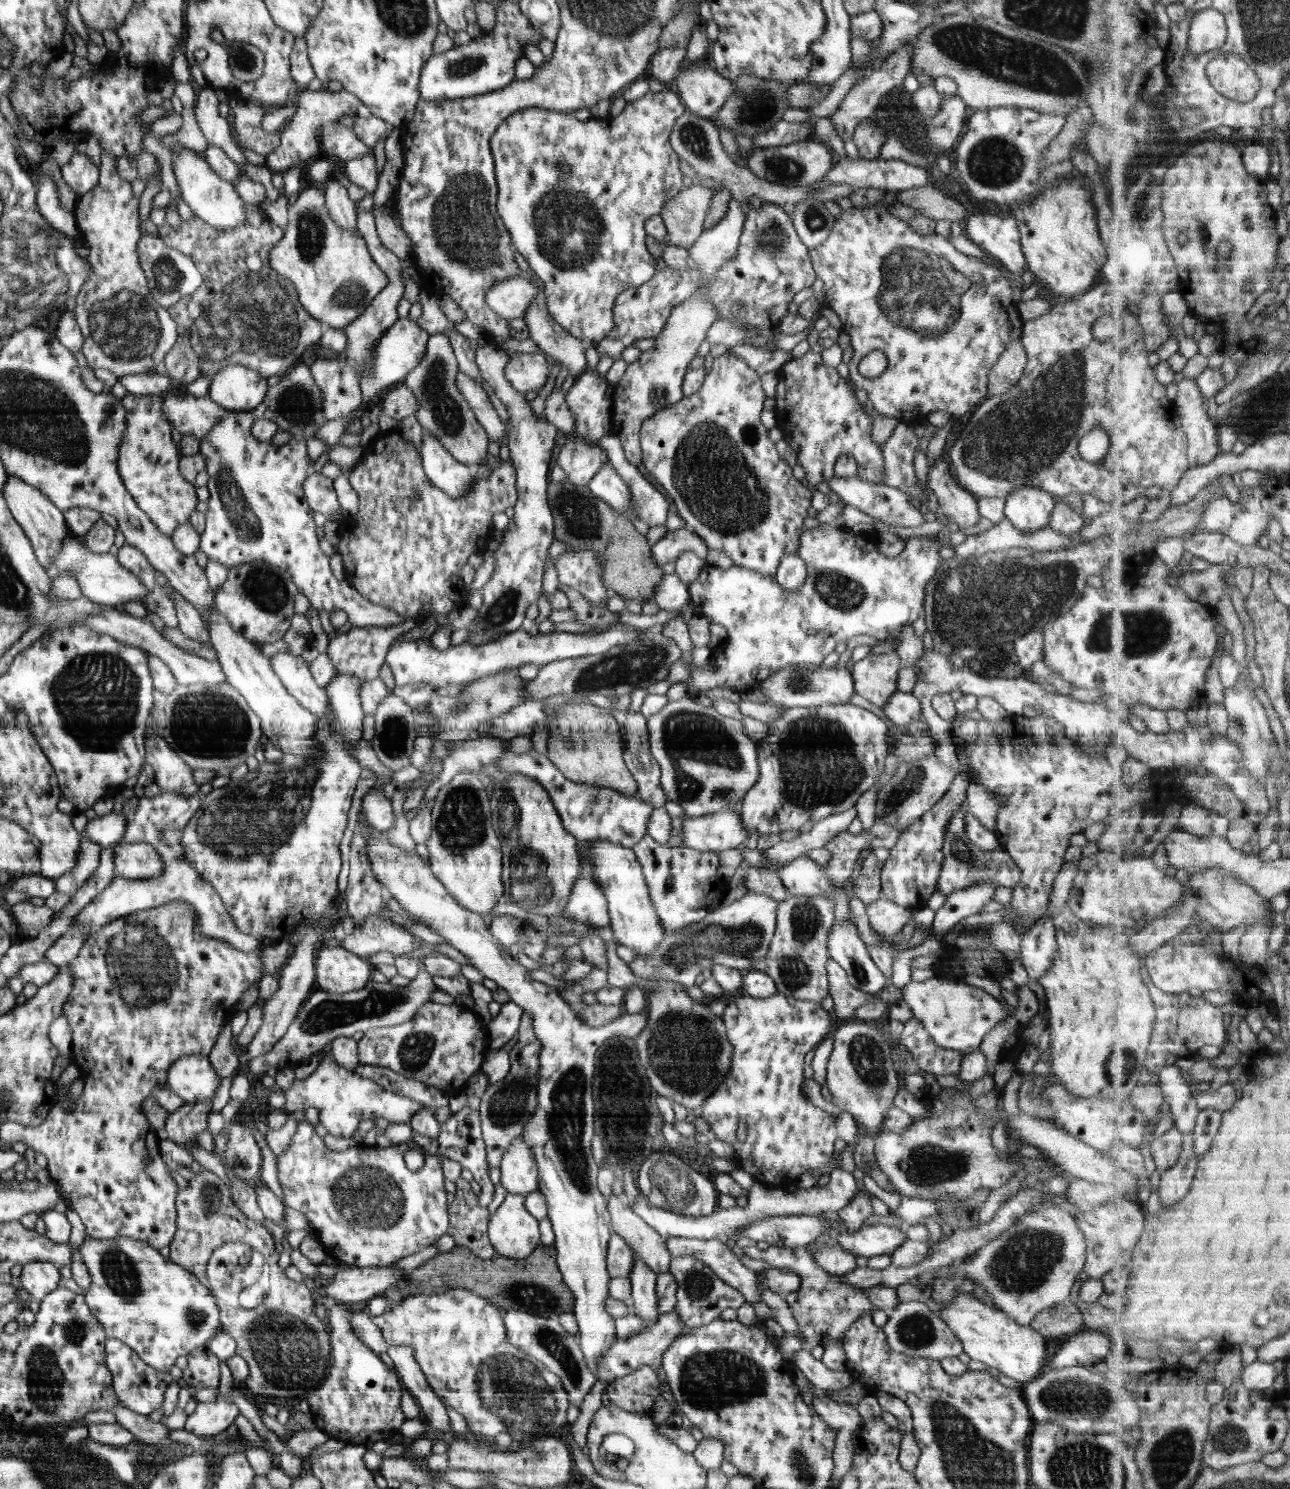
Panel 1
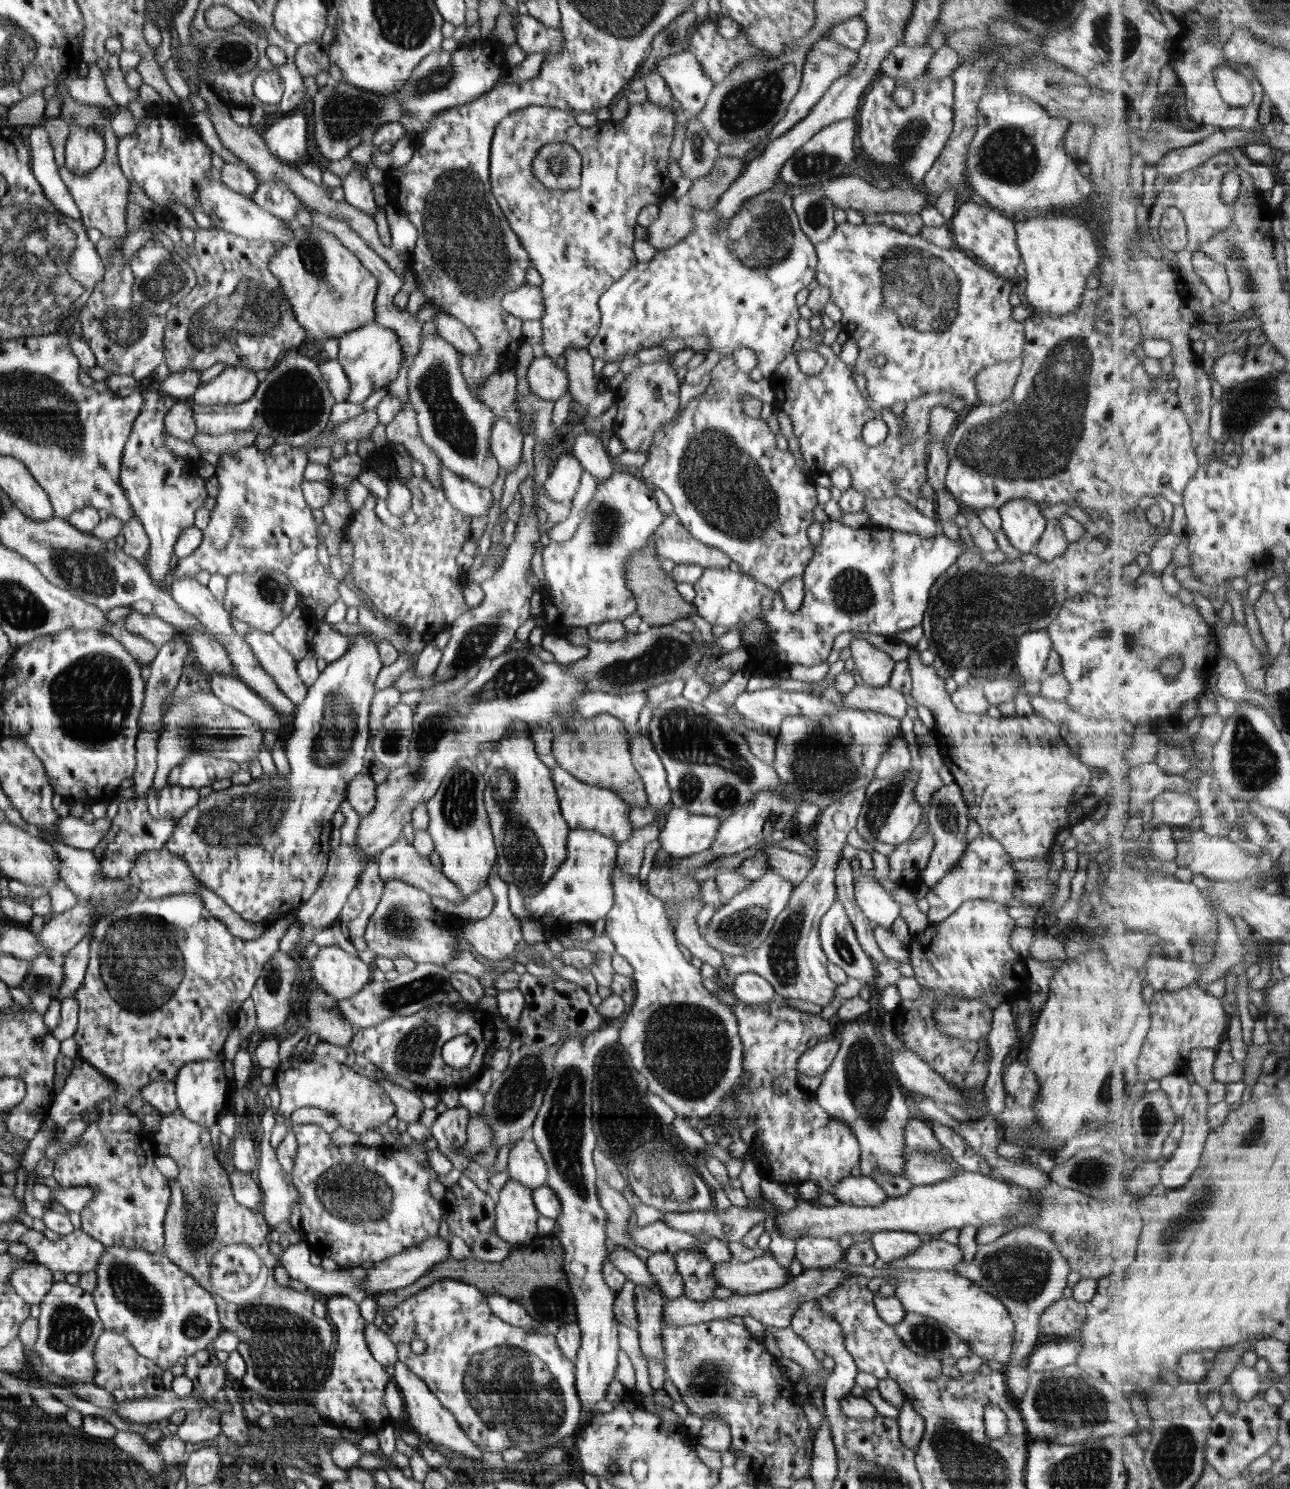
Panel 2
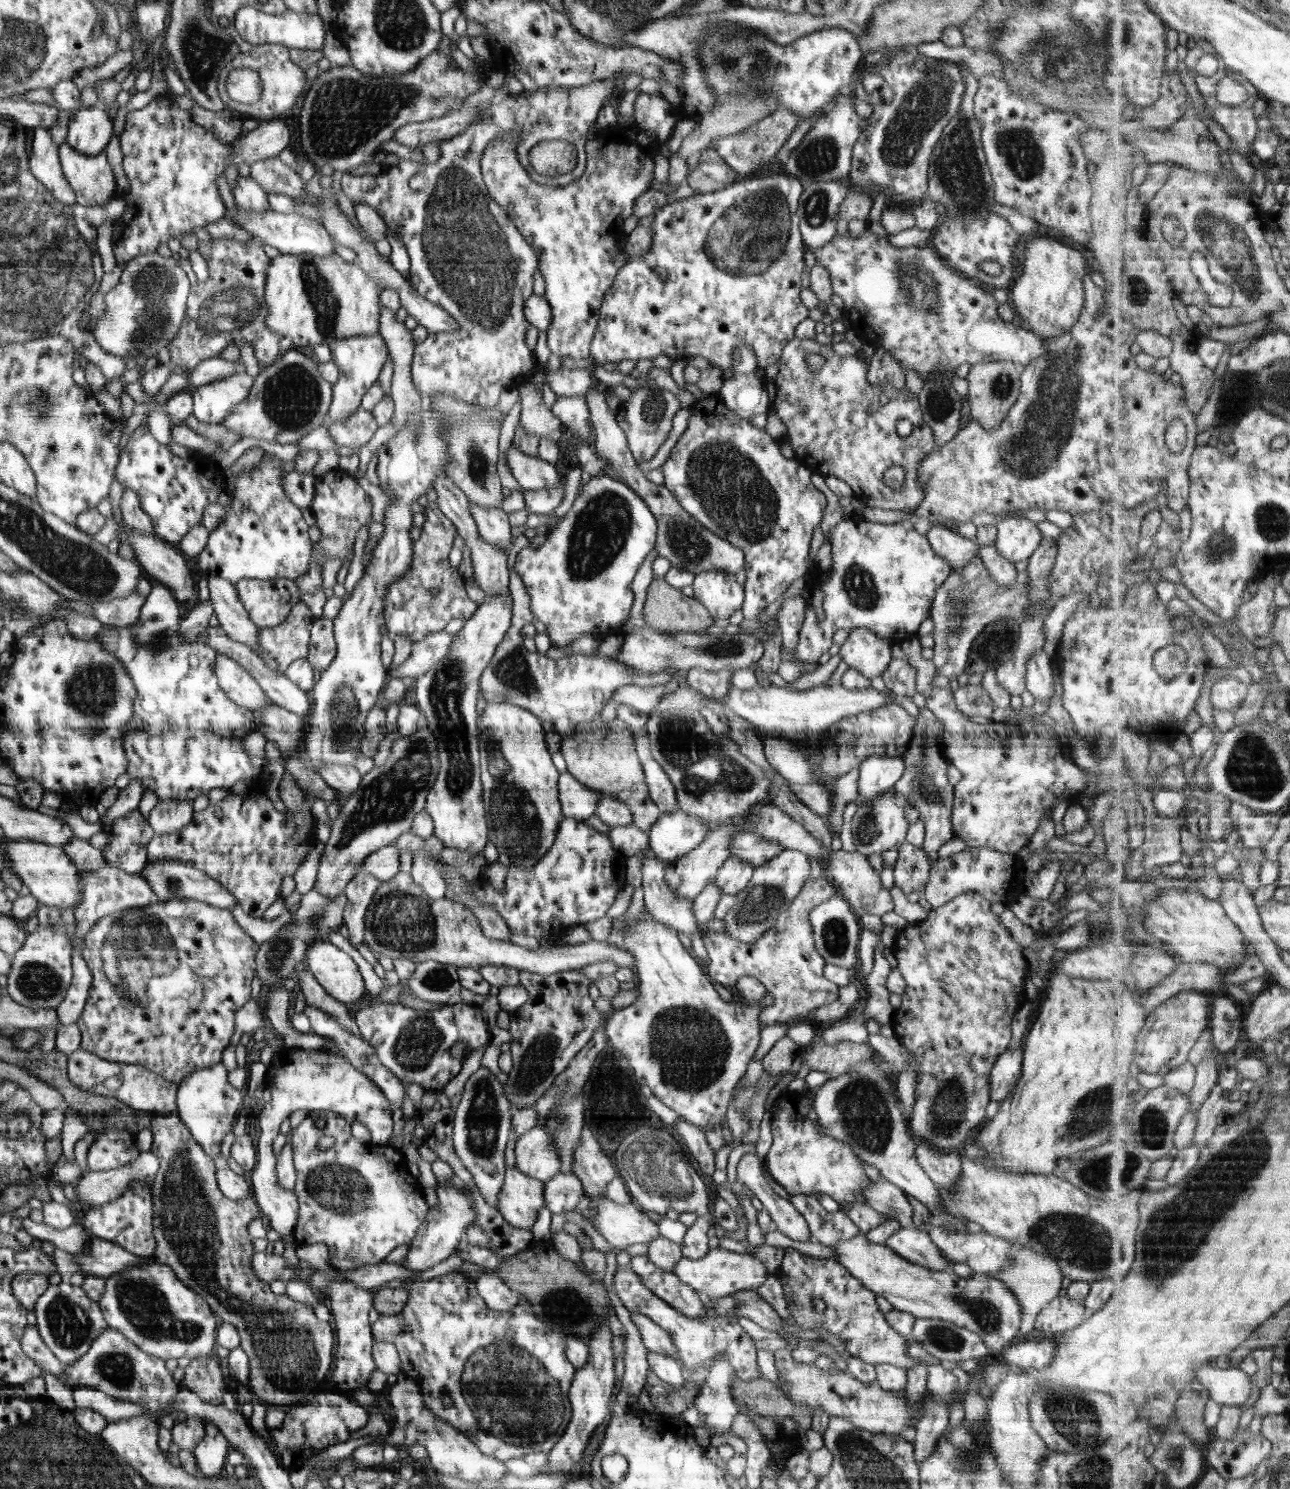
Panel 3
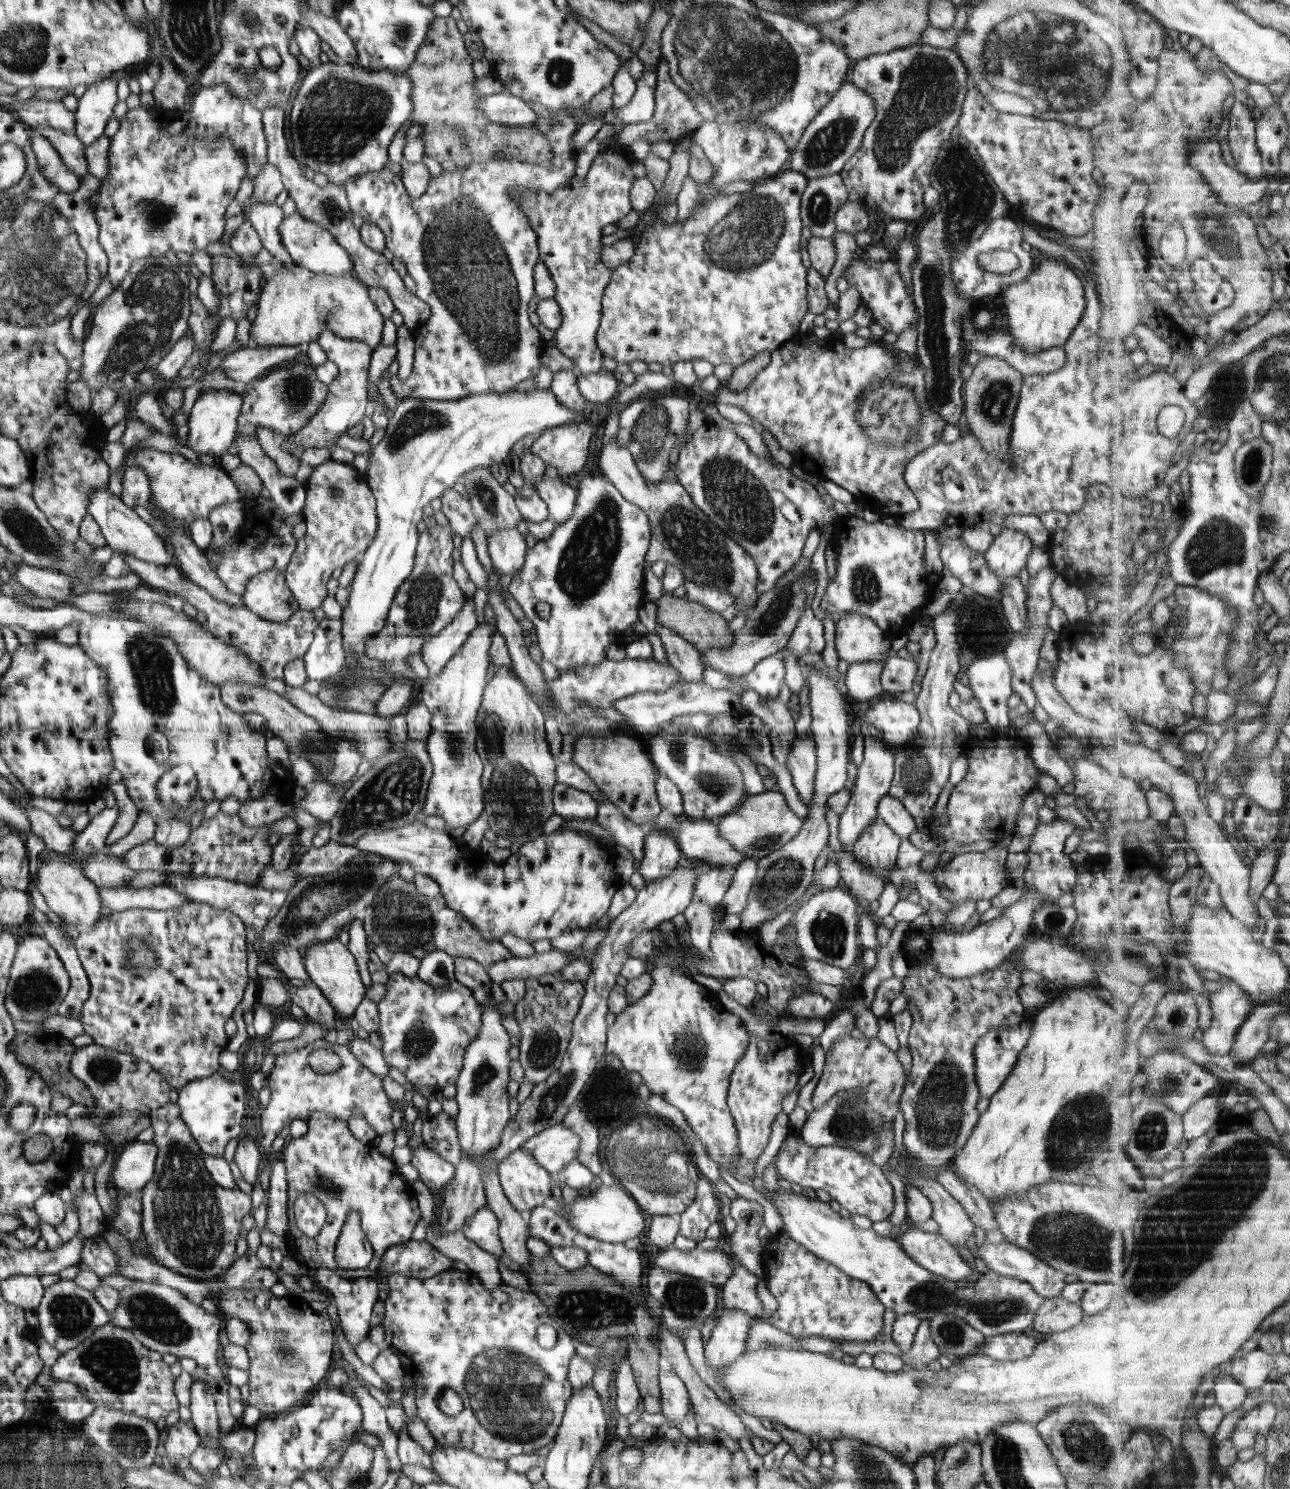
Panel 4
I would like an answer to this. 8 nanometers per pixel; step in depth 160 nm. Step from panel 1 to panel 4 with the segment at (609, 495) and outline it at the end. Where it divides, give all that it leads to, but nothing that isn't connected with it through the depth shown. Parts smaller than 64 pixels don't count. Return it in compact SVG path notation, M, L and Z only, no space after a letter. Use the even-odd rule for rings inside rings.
M571 369L558 370L553 374L550 391L566 408L586 415L591 404L580 395L578 379L579 375Z

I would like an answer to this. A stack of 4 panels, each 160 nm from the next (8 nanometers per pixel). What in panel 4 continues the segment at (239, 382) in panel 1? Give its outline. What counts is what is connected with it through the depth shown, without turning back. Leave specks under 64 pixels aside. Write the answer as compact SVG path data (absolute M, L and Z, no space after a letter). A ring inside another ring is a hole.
M210 388L202 392L188 417L187 425L190 429L189 438L186 438L188 447L198 455L209 454L215 458L221 458L230 449L230 445L236 441L237 433L240 431L237 419L241 415L243 404L244 396L237 392L218 390L218 388Z

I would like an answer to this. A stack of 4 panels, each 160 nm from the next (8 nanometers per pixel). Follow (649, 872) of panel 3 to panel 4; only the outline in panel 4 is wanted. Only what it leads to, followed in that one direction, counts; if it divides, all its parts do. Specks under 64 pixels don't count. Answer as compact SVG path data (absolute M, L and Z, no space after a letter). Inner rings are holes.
M598 798L597 815L594 820L611 834L615 844L625 846L635 856L636 868L642 864L645 831L639 824L633 823L623 815L623 812L608 798Z

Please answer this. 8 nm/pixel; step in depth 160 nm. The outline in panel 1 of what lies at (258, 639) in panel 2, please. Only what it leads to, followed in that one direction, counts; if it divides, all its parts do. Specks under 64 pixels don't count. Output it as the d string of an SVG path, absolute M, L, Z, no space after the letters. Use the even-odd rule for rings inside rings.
M278 652L272 654L269 659L287 691L296 697L308 712L332 724L333 716L327 704L329 700L326 689L318 686L312 678L309 663L298 652Z

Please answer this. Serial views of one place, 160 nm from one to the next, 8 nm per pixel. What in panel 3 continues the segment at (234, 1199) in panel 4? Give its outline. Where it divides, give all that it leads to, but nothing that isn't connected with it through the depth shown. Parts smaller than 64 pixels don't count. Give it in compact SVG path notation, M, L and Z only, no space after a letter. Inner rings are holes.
M157 1114L154 1115L151 1120L151 1131L153 1132L153 1143L151 1152L156 1156L159 1162L158 1170L156 1176L153 1178L151 1183L151 1190L153 1195L153 1235L157 1241L156 1252L152 1255L157 1261L162 1264L169 1266L174 1274L185 1283L186 1286L190 1287L192 1290L197 1291L202 1298L209 1302L209 1305L214 1311L223 1318L224 1323L233 1324L240 1335L240 1347L243 1348L245 1354L248 1356L250 1362L250 1375L248 1375L248 1387L251 1392L256 1395L256 1398L269 1403L269 1407L293 1407L297 1404L306 1403L312 1400L321 1391L322 1382L330 1370L330 1364L332 1364L332 1350L334 1350L334 1330L330 1327L328 1321L322 1321L316 1317L314 1311L310 1305L304 1305L298 1301L290 1299L286 1293L278 1295L270 1292L270 1286L268 1282L262 1282L260 1278L256 1278L252 1267L252 1258L255 1253L254 1248L252 1248L252 1238L248 1236L248 1230L246 1230L246 1224L250 1224L250 1220L258 1218L258 1206L254 1202L254 1208L250 1210L234 1210L236 1206L236 1201L229 1199L224 1192L220 1189L218 1184L216 1184L216 1179L214 1174L217 1174L216 1166L212 1162L210 1155L206 1155L206 1150L197 1142L197 1139L193 1137L193 1134L189 1131L189 1127L181 1121L181 1118L176 1114Z

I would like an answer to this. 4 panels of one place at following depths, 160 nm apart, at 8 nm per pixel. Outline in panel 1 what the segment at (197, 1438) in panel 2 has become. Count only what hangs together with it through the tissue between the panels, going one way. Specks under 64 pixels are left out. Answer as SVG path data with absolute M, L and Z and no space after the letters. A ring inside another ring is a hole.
M218 1394L216 1401L198 1403L196 1410L186 1420L185 1430L197 1437L210 1439L221 1436L240 1415L235 1403Z

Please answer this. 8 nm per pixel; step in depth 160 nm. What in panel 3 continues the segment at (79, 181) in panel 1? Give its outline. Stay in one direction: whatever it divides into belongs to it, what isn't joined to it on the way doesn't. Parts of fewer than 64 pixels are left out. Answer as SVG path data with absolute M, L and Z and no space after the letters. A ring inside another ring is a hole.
M90 106L72 115L67 143L82 154L96 156L104 151L104 146L110 142L110 136L112 122L108 114L98 106Z

